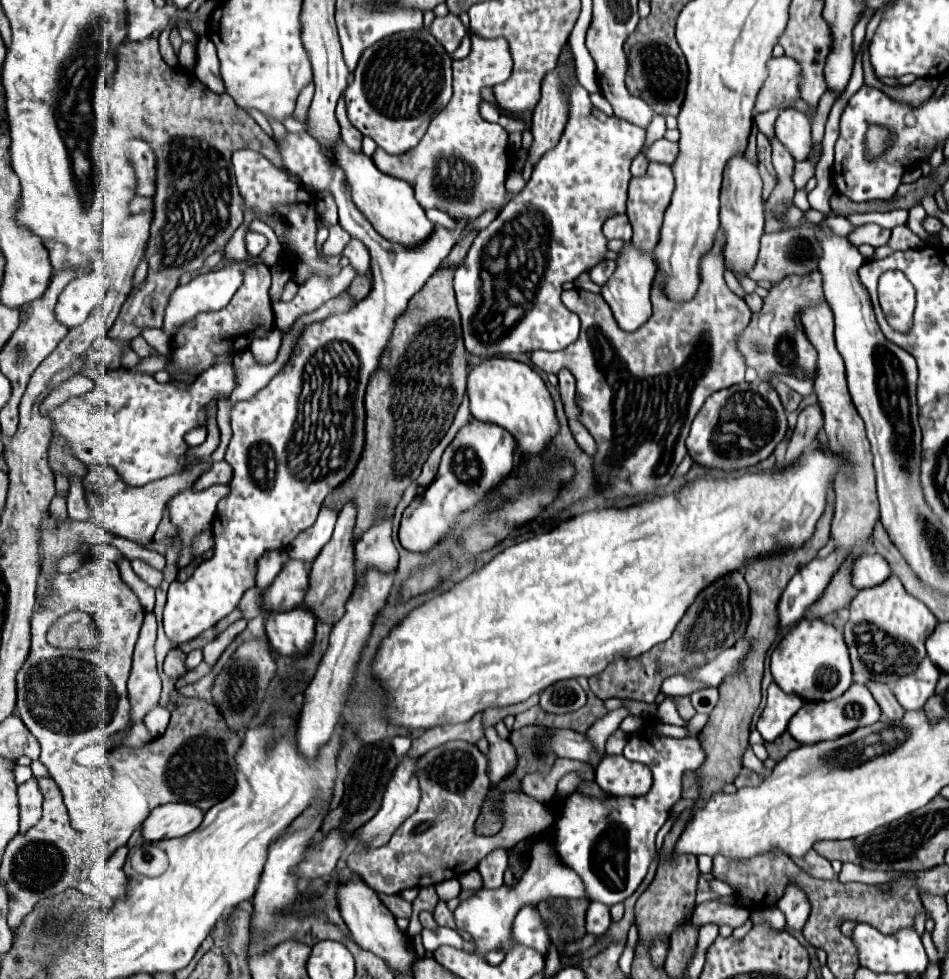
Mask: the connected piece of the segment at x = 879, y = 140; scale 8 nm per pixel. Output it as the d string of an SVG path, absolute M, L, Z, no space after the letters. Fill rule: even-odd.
M882 126L868 128L868 132L866 132L868 160L876 160L884 152L884 148L886 148L888 142L890 142L890 138L888 138L888 130L886 128L882 128Z

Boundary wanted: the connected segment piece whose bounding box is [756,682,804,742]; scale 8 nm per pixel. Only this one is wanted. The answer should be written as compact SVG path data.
M772 682L768 686L766 708L762 710L760 720L756 724L762 738L766 742L772 742L776 736L780 736L786 730L790 718L800 710L802 704L804 704L804 700L800 696L786 694L778 684Z

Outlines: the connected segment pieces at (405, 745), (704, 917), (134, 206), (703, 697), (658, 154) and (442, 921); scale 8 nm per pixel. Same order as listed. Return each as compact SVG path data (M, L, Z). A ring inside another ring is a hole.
M396 736L392 740L392 746L394 746L394 752L398 758L404 758L410 750L410 744L412 744L412 738L410 736Z
M720 900L702 902L692 912L692 920L698 926L712 922L712 924L718 924L718 926L728 924L732 928L738 928L748 920L748 916L750 916L750 912L746 908L736 908L734 904L720 902Z
M135 196L134 199L129 203L128 209L131 214L137 214L142 212L142 210L153 211L154 199L153 197L145 198L142 196Z
M706 688L706 690L700 690L700 692L690 694L690 698L692 698L692 706L696 708L696 712L708 714L708 712L712 712L712 708L716 706L718 690L716 690L716 688Z
M666 138L654 142L648 150L646 156L650 162L666 162L672 164L672 160L676 160L676 152L678 152L678 144L676 142L668 142Z
M438 902L436 910L434 910L434 920L438 926L448 926L448 928L456 928L454 924L454 914L446 908L446 902Z

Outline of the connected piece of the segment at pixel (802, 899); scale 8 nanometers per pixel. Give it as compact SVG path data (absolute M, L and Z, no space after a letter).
M794 880L786 886L784 896L778 900L778 908L786 914L786 922L790 928L802 928L810 914L808 896Z

